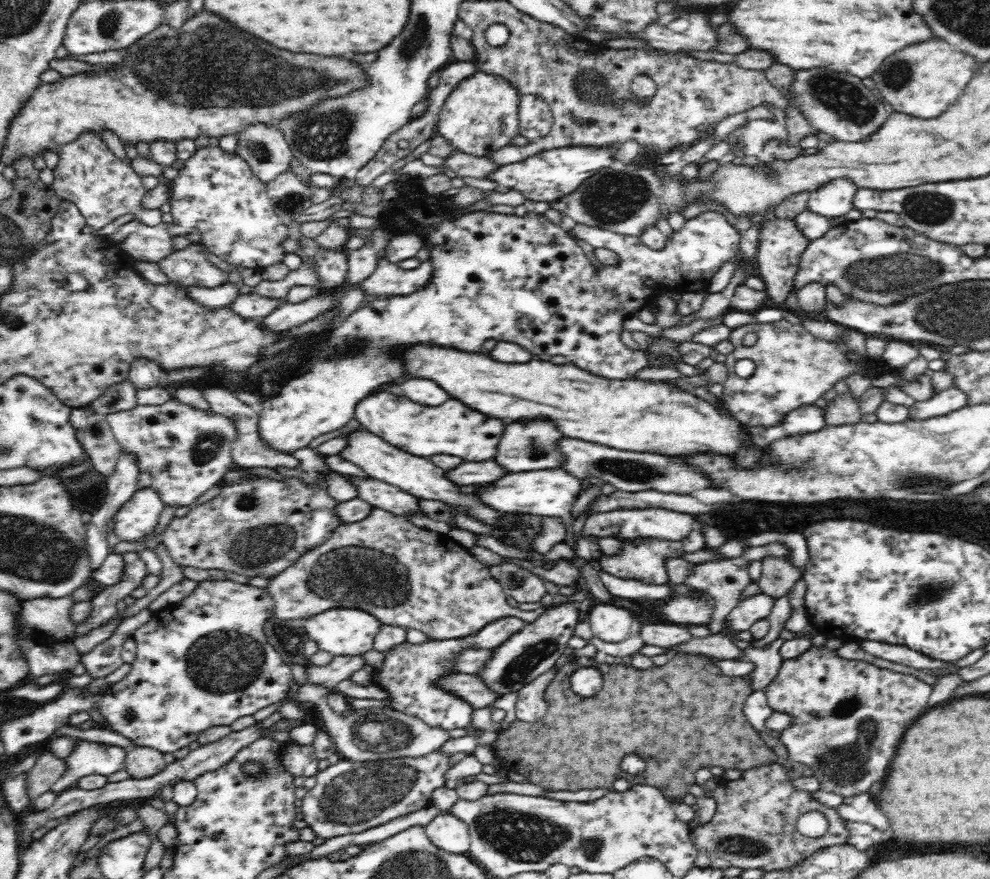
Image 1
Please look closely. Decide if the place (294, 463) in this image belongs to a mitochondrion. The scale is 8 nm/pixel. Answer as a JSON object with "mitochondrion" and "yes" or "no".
{"mitochondrion":"no"}

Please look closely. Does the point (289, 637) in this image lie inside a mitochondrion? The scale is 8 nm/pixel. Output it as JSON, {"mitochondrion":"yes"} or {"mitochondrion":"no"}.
{"mitochondrion":"yes"}

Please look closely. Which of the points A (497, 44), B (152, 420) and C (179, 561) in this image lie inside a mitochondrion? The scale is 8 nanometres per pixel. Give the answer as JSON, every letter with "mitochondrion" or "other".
{"A":"other","B":"other","C":"other"}

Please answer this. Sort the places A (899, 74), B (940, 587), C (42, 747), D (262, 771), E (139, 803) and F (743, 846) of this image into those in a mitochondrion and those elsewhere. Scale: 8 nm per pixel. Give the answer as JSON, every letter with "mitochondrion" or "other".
{"A":"mitochondrion","B":"mitochondrion","C":"other","D":"other","E":"other","F":"mitochondrion"}

